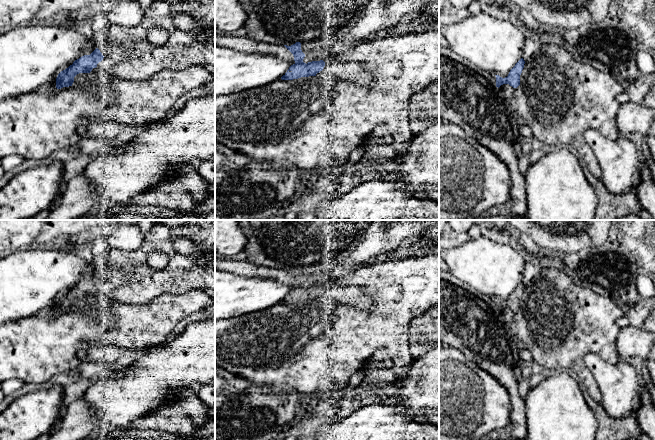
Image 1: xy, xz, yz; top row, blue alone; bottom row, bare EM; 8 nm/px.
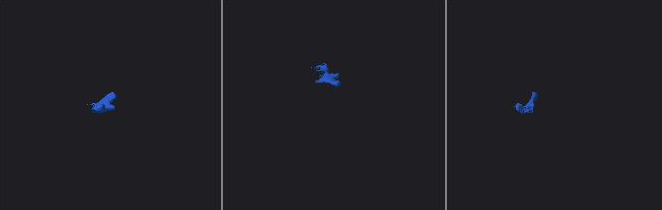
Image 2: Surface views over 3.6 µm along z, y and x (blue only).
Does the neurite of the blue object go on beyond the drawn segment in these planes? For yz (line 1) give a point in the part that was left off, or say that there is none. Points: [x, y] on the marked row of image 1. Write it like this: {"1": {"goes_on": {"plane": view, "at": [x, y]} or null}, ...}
{"1": {"goes_on": null}}

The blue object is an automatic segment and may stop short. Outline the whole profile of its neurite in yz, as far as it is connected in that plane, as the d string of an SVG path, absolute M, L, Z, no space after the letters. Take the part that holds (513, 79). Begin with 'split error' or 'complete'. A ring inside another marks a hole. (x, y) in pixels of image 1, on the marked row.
complete; M521 58L515 66L510 70L507 77L502 78L499 75L496 76L496 87L500 87L503 84L509 84L513 88L517 88L520 85L520 75L524 68L525 61Z

